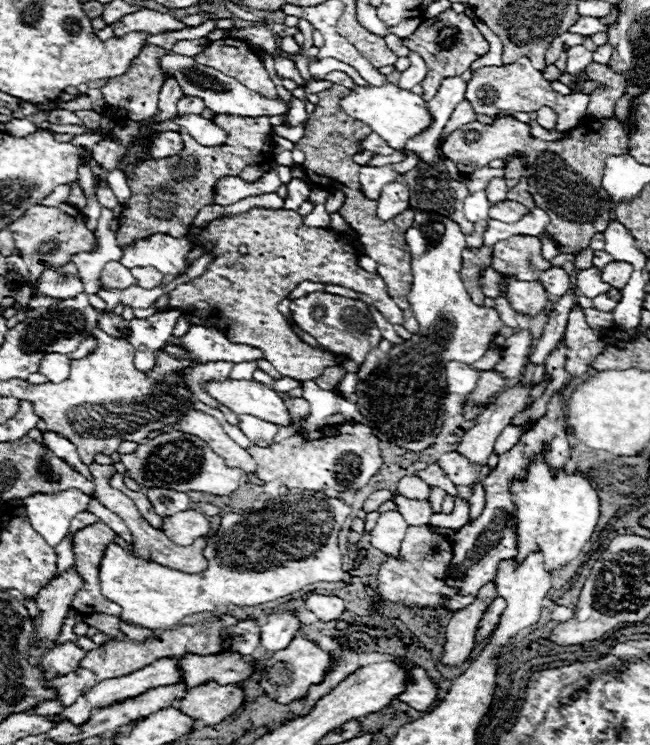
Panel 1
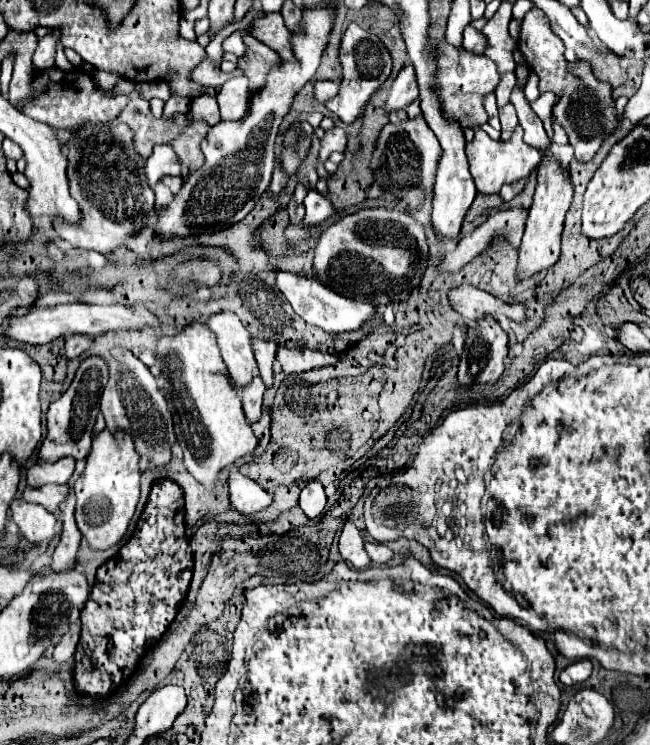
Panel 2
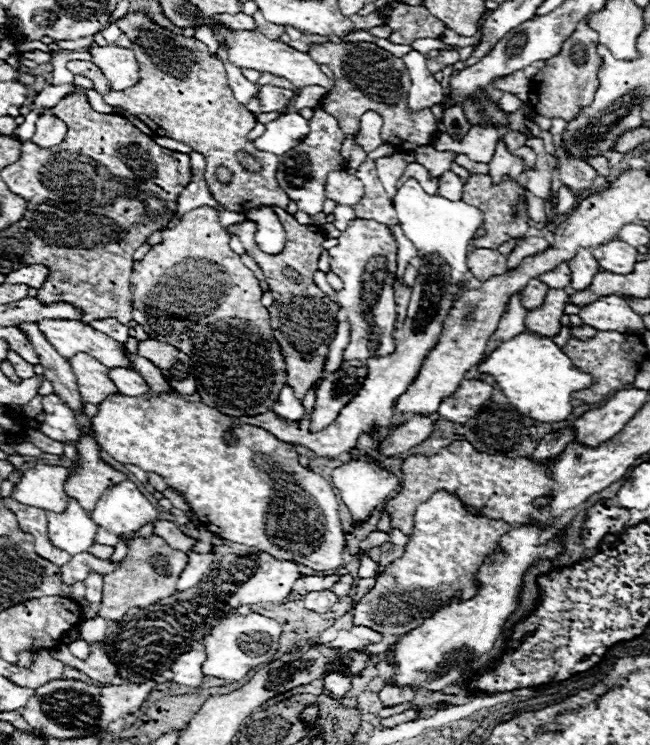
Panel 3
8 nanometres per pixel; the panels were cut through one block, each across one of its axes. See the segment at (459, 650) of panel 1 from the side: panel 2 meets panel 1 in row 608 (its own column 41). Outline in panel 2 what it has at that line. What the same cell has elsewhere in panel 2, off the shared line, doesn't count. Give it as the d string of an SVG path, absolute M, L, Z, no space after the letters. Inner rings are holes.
M60 458L56 462L38 462L28 468L28 486L42 484L68 484L74 472L74 458Z

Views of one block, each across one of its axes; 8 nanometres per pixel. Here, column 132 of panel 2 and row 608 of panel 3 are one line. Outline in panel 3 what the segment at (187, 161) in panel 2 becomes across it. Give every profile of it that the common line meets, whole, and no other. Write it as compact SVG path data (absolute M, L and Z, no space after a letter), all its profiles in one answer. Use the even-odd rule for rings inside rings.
M156 534L148 538L130 540L128 554L122 560L122 564L118 564L116 572L104 574L104 596L100 608L96 608L98 616L120 622L130 608L148 608L158 600L172 596L176 592L176 582L184 572L186 564L186 552L168 546L168 542Z

